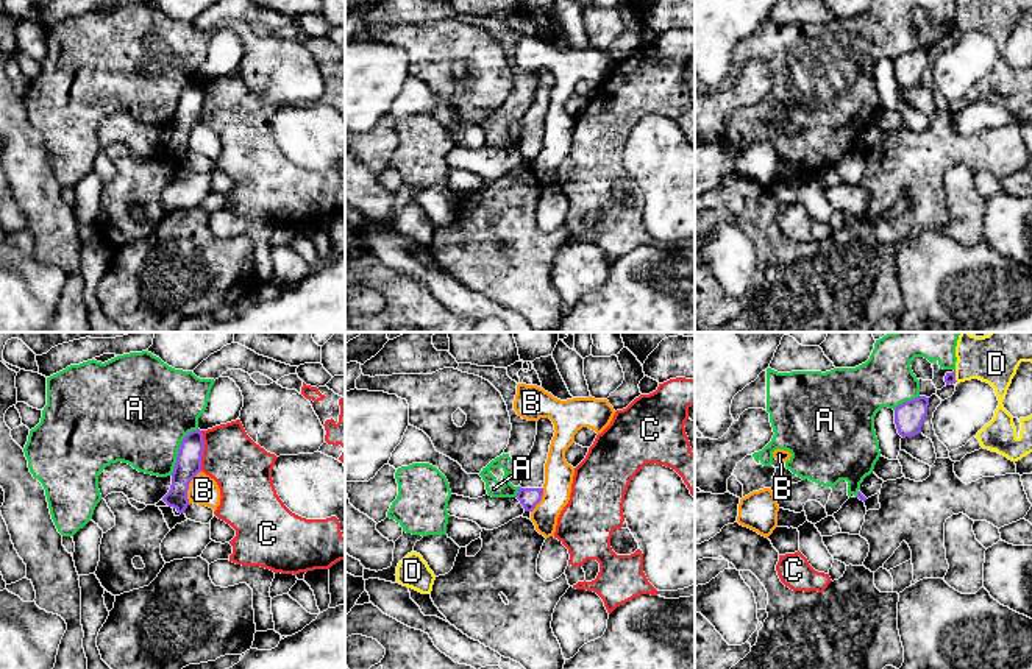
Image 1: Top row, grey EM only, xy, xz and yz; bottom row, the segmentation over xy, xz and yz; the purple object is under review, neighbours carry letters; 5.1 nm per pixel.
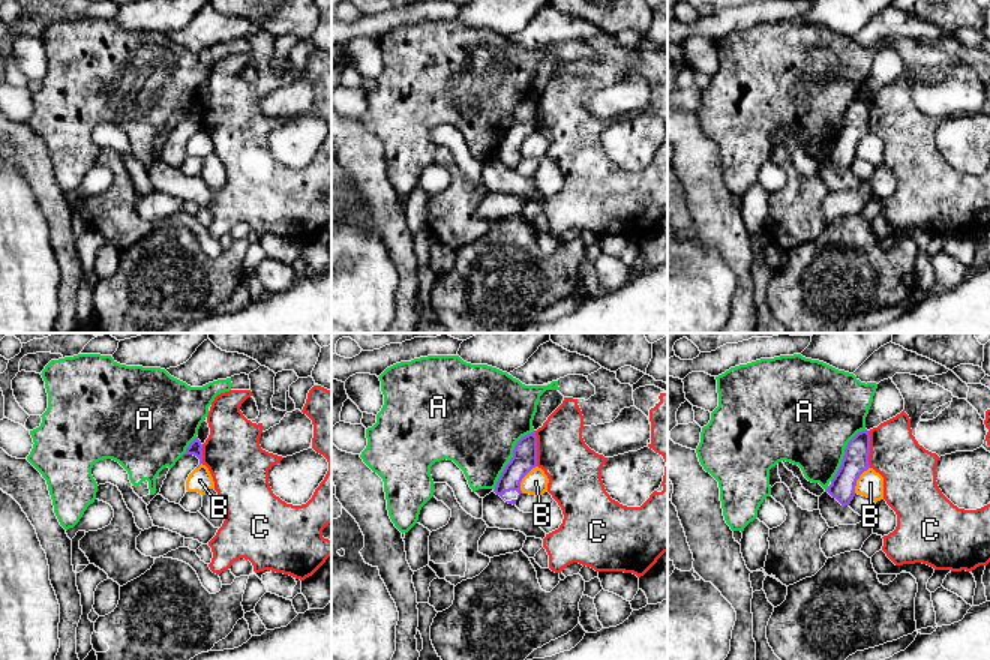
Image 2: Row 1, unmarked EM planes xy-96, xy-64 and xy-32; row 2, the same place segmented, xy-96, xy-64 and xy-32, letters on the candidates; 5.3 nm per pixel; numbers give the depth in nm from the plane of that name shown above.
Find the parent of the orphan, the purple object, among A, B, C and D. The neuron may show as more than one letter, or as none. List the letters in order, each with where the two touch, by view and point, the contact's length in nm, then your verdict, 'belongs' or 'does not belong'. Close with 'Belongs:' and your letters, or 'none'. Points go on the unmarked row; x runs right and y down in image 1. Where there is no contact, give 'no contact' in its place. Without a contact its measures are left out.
A: contact xy (178, 100); length 280 nm; does not belong
B: contact xy (188, 138); length 180 nm; does not belong
C: contact xy (202, 102); length 200 nm; does not belong
D: contact yz (954, 27); length 70 nm; does not belong
Belongs: none

